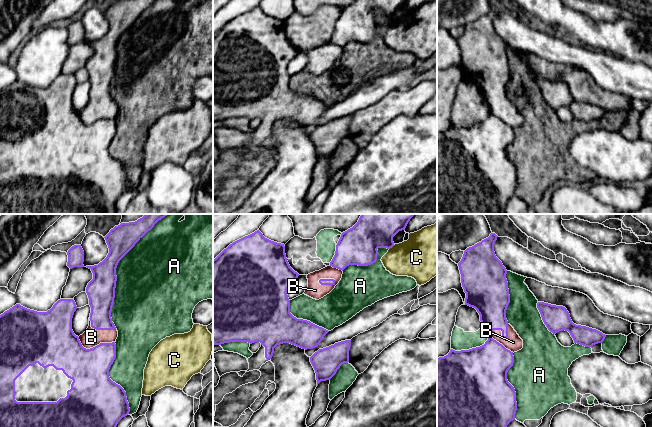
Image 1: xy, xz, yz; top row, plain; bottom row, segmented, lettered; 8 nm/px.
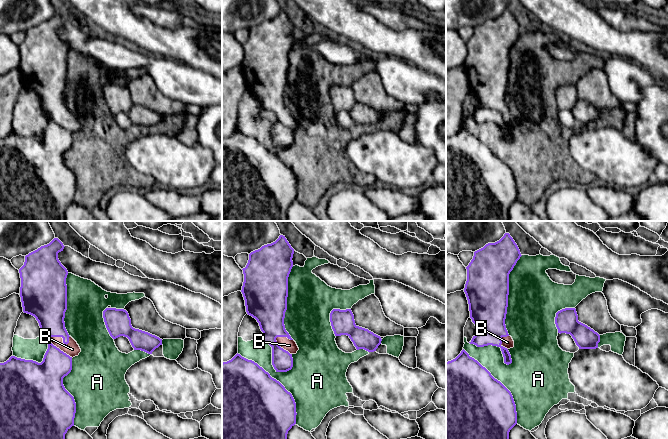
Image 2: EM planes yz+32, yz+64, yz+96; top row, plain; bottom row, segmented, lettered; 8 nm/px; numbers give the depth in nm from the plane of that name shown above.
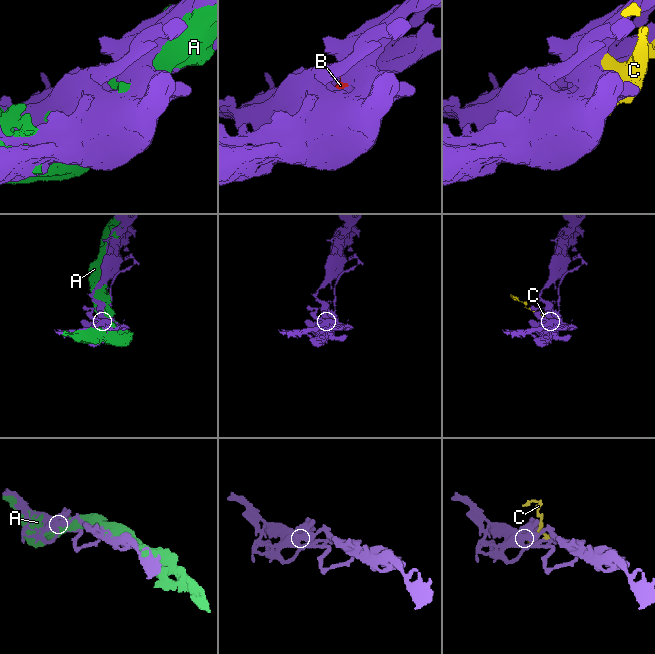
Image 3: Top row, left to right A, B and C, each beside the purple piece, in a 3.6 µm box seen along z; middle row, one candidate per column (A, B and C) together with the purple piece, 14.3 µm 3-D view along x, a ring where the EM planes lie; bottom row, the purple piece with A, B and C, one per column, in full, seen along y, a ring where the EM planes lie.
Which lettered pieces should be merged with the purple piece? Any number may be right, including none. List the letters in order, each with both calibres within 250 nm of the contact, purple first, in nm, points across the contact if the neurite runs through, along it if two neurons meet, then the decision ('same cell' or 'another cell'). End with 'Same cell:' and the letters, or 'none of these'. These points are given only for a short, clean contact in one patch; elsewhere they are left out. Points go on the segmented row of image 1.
A: 220 nm thick on the purple side, 460 nm on the other; another cell
B: 320 nm thick on the purple side, 150 nm on the other; same cell
C: 340 nm thick on the purple side, 360 nm on the other; same cell
Same cell: B, C

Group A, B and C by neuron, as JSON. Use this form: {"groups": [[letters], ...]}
{"groups": [["A"], ["B", "C"]]}

